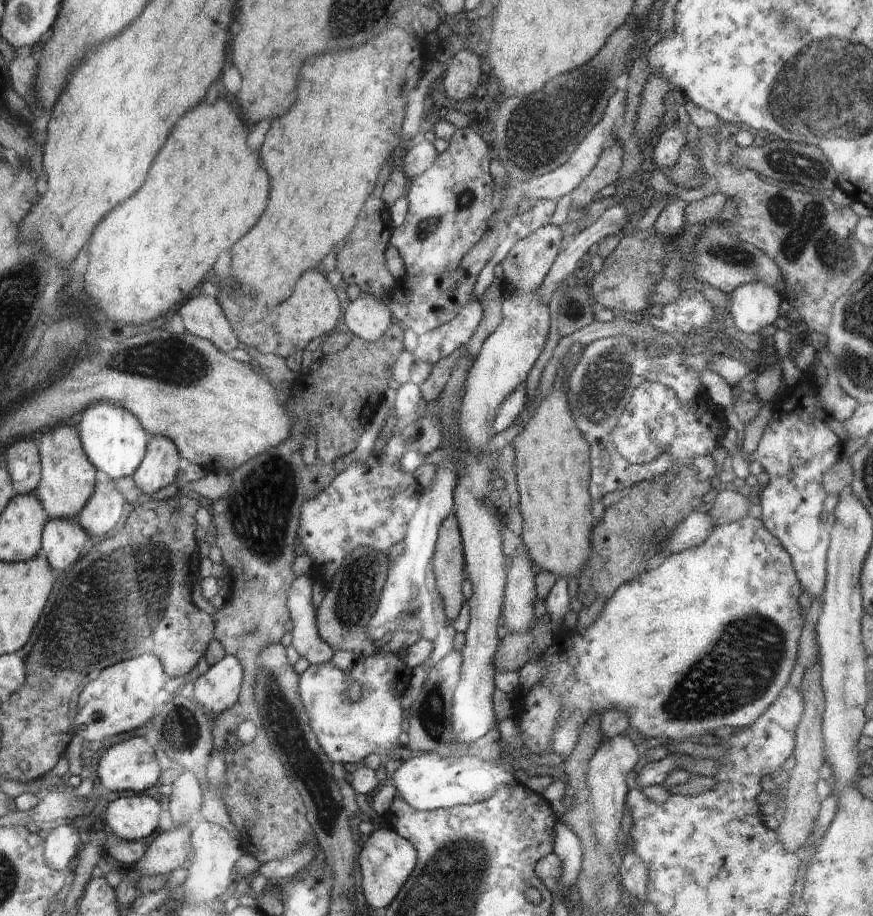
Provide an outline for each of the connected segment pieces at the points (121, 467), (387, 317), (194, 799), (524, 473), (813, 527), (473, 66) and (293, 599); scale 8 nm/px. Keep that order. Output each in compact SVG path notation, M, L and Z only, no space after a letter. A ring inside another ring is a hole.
M98 402L96 406L88 406L82 412L80 434L83 438L83 449L96 470L100 470L103 478L117 480L124 476L132 476L144 458L149 438L146 428L126 407L114 402Z
M361 292L344 310L341 325L354 337L376 342L392 322L390 309L383 302Z
M184 770L174 780L170 796L169 813L175 824L193 820L202 810L203 792L199 780L190 771Z
M562 367L555 377L551 393L539 404L529 418L524 431L516 440L516 466L518 466L518 490L520 490L519 508L524 516L524 526L521 533L522 544L529 550L536 566L546 572L555 574L560 579L574 584L584 566L591 557L591 532L595 520L590 516L590 500L588 494L591 466L589 463L589 444L578 430L571 417L567 401L567 390L561 379L566 367Z
M805 374L803 379L801 379L796 386L788 387L785 395L775 404L775 407L773 409L772 418L768 421L768 424L766 425L766 428L764 429L764 432L762 433L760 442L758 443L758 446L756 447L756 450L750 454L752 460L755 460L756 462L760 463L760 466L762 466L763 470L765 470L768 473L769 476L769 483L767 486L763 487L763 492L761 494L760 492L760 499L761 499L761 509L762 509L762 515L760 517L760 520L763 522L763 525L768 529L768 532L772 534L772 536L775 536L780 542L781 545L788 551L788 554L791 556L791 561L795 570L795 573L797 574L797 577L799 578L799 583L801 584L801 589L804 591L807 591L813 600L813 607L820 606L822 604L822 596L823 596L823 590L825 587L825 580L827 575L827 552L829 549L830 544L830 526L827 523L823 523L822 520L820 520L820 513L823 511L822 506L824 506L824 500L826 500L826 497L828 496L826 489L823 485L823 476L839 461L842 460L842 452L843 452L843 441L836 433L834 433L834 430L830 428L830 421L832 419L835 419L830 415L828 412L828 408L826 407L826 404L824 403L824 400L820 396L822 396L821 390L824 388L824 385L831 384L835 380L826 380L824 384L816 384L816 380L812 374Z
M466 48L445 59L447 68L441 78L440 90L455 101L472 97L481 82L480 58L471 48Z
M306 576L295 577L287 592L287 609L292 620L292 645L311 665L327 663L335 654L320 638L315 607L312 606L312 586Z

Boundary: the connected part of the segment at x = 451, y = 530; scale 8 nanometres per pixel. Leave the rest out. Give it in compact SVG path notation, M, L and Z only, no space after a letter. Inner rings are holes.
M454 513L440 525L430 568L435 576L435 588L444 600L445 614L454 620L465 608L462 582L466 579L463 542Z

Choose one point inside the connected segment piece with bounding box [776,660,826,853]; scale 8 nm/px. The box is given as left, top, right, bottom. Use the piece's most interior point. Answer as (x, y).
(796, 823)

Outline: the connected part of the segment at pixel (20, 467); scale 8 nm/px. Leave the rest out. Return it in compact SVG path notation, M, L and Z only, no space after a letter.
M20 440L10 446L7 470L11 473L11 481L18 495L36 491L40 482L40 457L38 448L30 440Z

